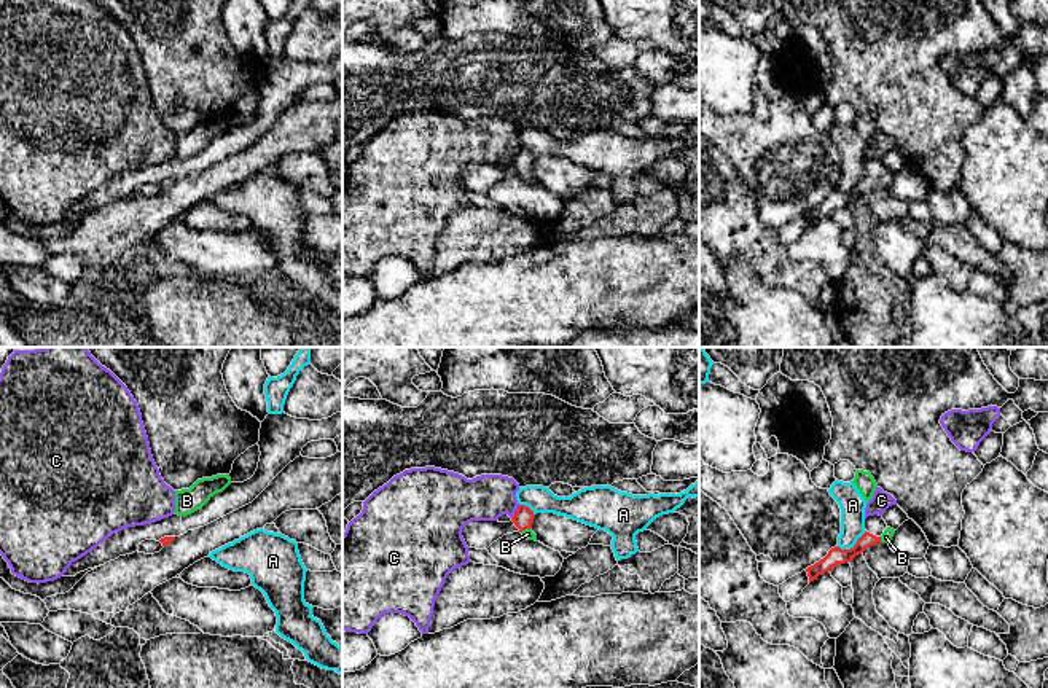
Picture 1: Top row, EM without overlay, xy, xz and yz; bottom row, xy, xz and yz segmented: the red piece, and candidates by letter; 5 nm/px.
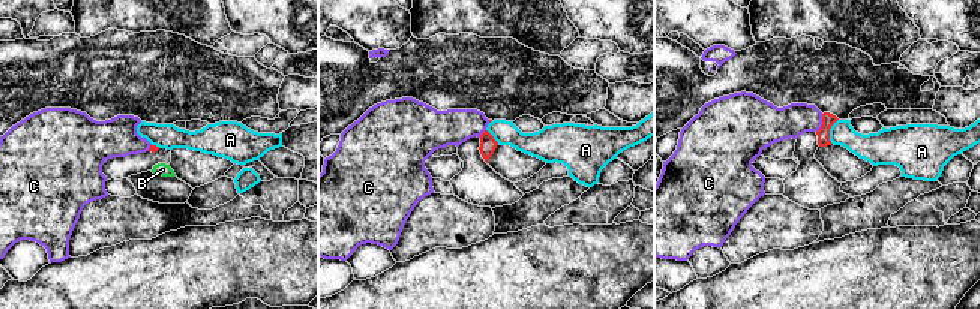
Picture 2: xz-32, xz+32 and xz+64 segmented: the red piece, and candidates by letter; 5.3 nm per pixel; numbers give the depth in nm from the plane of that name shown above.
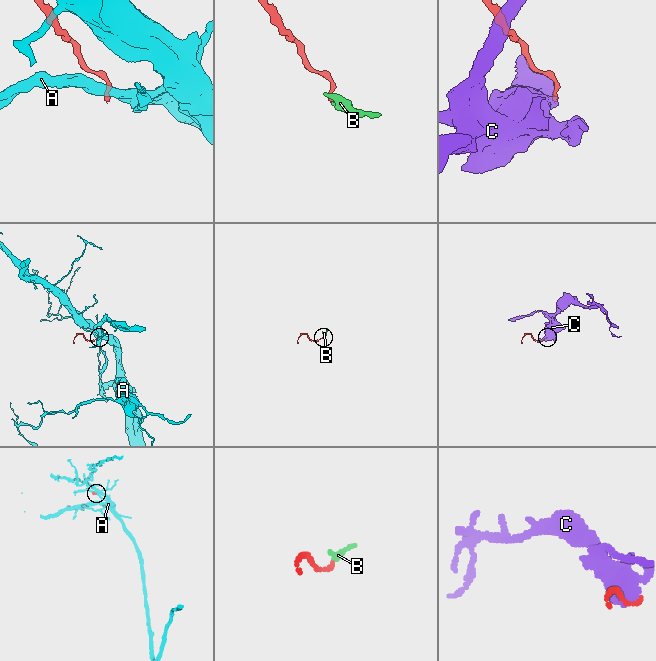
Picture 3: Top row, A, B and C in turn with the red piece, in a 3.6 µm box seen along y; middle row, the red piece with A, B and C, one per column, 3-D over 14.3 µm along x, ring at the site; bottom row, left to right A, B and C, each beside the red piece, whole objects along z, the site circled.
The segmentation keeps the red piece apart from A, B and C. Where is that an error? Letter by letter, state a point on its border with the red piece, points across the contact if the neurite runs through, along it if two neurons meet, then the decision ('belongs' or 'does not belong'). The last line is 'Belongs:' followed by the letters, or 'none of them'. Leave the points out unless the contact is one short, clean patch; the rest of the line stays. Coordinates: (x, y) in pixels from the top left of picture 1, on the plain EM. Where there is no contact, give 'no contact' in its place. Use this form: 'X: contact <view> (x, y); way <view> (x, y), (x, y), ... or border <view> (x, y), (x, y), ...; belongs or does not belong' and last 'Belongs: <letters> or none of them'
A: contact yz (854, 188); border yz (865, 174), (849, 191), (838, 190); does not belong
B: contact yz (879, 183); way yz (835, 199), (879, 183), (886, 180); belongs
C: contact xz (516, 155); does not belong
Belongs: B

